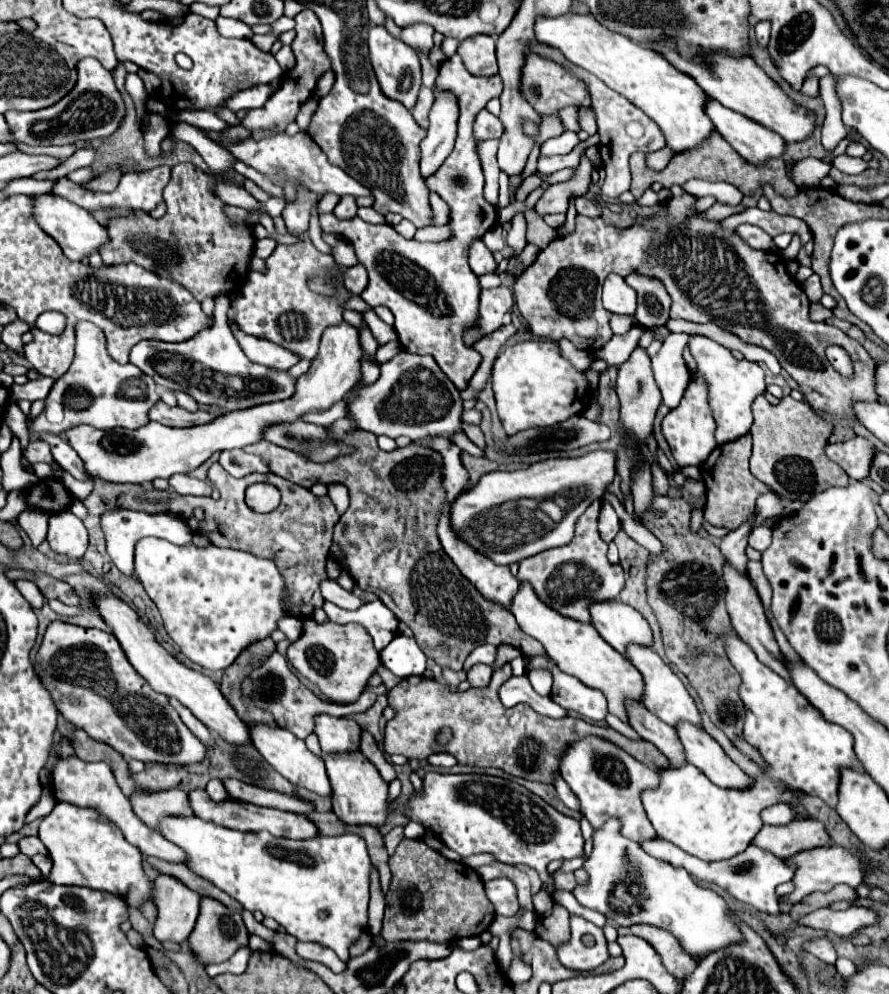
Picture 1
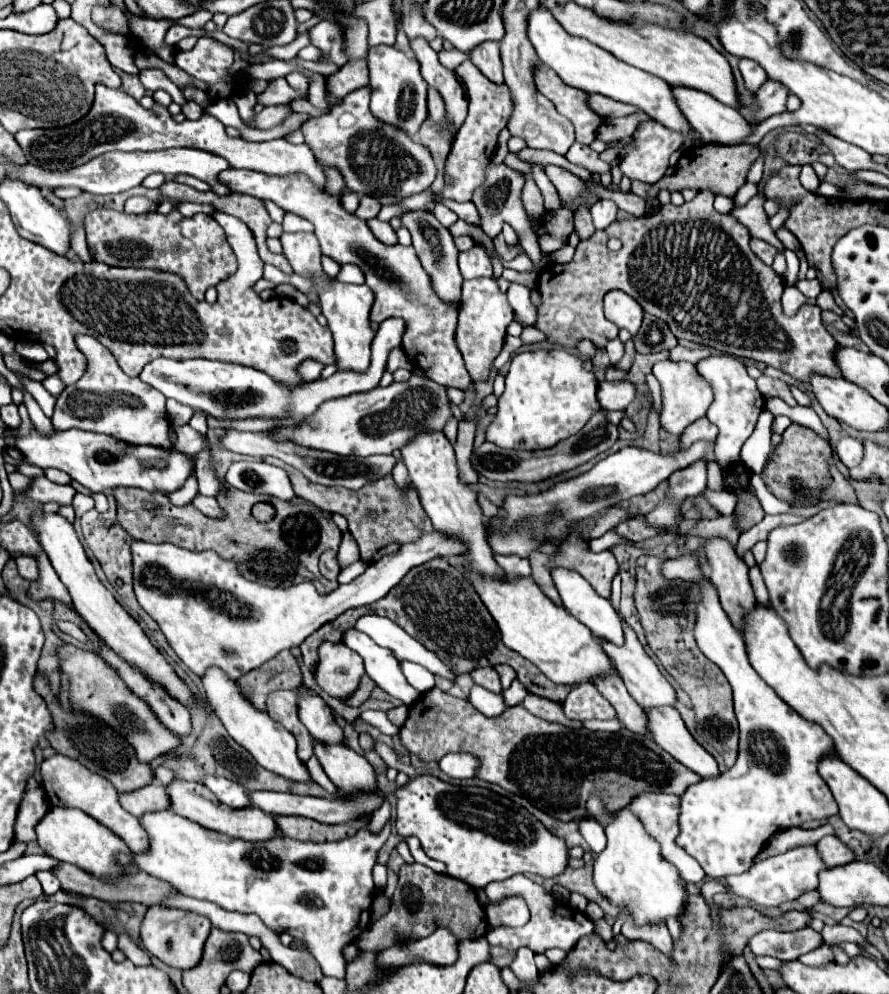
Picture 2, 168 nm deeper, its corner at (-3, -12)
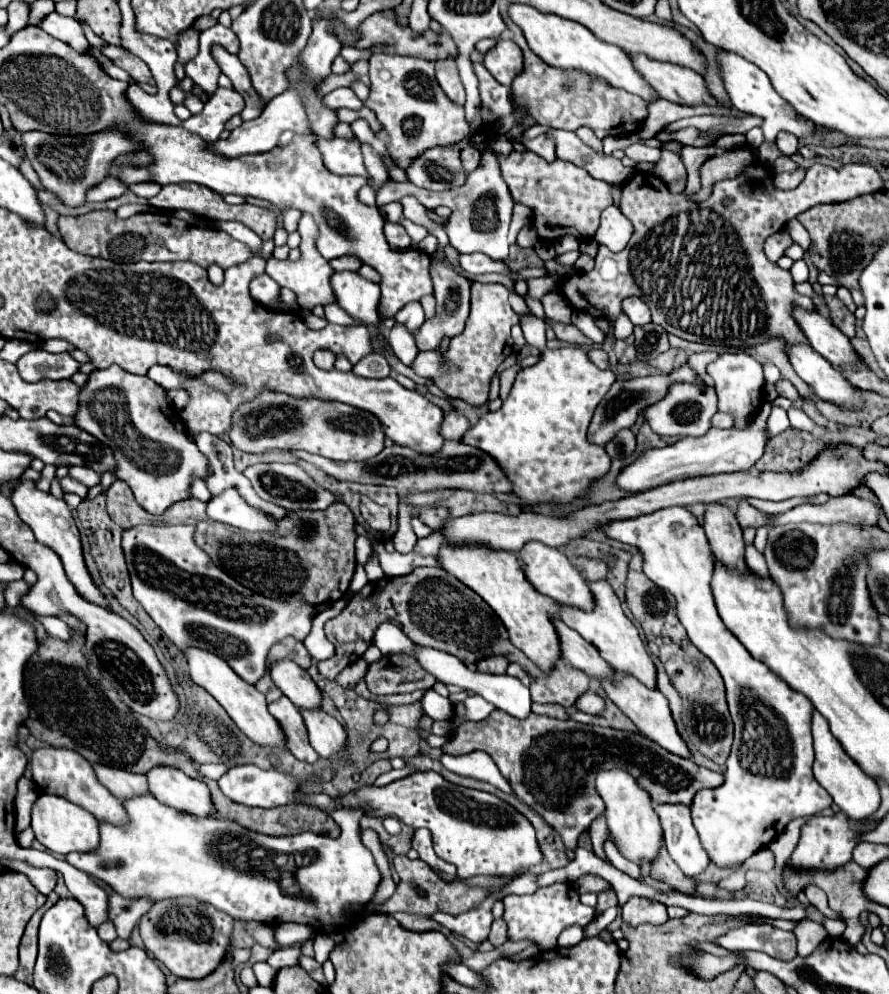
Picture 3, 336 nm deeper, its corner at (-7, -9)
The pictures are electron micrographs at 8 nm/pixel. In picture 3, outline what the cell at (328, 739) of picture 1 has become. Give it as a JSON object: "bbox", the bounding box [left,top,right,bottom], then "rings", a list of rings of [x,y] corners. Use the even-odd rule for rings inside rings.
{"bbox":[268,661,320,709],"rings":[[[274,661],[268,667],[272,683],[298,707],[298,709],[316,709],[320,707],[320,689],[312,681],[306,669],[298,667],[294,661]]]}

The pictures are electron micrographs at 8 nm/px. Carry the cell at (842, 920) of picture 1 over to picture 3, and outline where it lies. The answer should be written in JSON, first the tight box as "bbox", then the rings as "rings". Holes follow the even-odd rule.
{"bbox":[714,925,796,961],"rings":[[[742,925],[730,929],[714,941],[728,951],[762,951],[770,957],[788,961],[796,957],[796,937],[792,931],[782,931],[770,925]]]}

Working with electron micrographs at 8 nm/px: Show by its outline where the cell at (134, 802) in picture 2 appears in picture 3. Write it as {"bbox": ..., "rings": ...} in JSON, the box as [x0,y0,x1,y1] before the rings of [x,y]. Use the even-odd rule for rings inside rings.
{"bbox":[92,765,148,799],"rings":[[[92,765],[98,781],[118,799],[128,799],[134,795],[148,793],[148,783],[144,775],[128,773],[124,769],[106,767],[106,765]]]}

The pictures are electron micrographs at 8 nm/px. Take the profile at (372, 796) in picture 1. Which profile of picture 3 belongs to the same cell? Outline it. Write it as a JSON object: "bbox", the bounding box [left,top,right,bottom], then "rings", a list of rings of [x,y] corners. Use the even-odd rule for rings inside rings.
{"bbox":[300,709,346,759],"rings":[[[300,709],[300,713],[308,727],[310,745],[320,757],[332,759],[344,749],[346,731],[332,715],[328,715],[324,709]]]}

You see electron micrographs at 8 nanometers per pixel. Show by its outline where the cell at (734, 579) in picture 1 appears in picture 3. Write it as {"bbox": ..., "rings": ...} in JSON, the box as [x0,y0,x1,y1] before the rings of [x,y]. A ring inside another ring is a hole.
{"bbox":[702,503,744,571],"rings":[[[708,503],[702,527],[710,541],[712,555],[726,567],[744,571],[744,539],[736,515],[720,503]]]}

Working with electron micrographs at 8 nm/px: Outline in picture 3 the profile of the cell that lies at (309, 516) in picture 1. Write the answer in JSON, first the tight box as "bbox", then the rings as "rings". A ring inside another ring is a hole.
{"bbox":[106,481,356,605],"rings":[[[114,481],[106,491],[106,509],[112,521],[122,529],[136,527],[142,523],[168,523],[168,525],[190,525],[194,523],[194,539],[212,561],[224,569],[240,585],[254,589],[254,593],[280,599],[280,601],[304,601],[310,605],[334,603],[342,599],[354,575],[354,541],[356,541],[356,519],[344,503],[334,503],[324,511],[290,511],[286,519],[278,521],[276,533],[250,533],[230,525],[220,525],[206,517],[206,507],[198,499],[186,499],[174,503],[164,515],[150,515],[144,511],[130,487],[124,481]]]}

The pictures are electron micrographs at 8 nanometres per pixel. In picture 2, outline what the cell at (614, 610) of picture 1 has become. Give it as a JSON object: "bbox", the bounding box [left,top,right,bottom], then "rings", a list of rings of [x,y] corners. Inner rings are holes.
{"bbox":[552,568,624,644],"rings":[[[556,568],[552,570],[552,576],[554,576],[554,584],[560,592],[560,598],[566,606],[566,610],[576,618],[580,620],[584,626],[588,626],[592,630],[592,634],[600,640],[606,640],[606,642],[612,642],[612,644],[624,644],[624,632],[622,632],[622,618],[620,614],[612,608],[610,600],[598,596],[592,586],[578,574],[578,572],[570,572],[570,570],[564,570],[564,568]]]}

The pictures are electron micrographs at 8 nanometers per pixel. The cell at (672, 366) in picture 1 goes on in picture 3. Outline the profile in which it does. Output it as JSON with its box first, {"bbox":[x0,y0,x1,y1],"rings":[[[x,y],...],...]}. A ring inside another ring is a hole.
{"bbox":[644,383,718,437],"rings":[[[678,383],[672,385],[668,395],[650,405],[644,411],[646,421],[650,423],[652,431],[660,437],[670,435],[670,437],[688,437],[688,435],[704,435],[712,427],[712,415],[718,411],[718,397],[712,387],[706,387],[706,393],[700,391],[698,383]]]}

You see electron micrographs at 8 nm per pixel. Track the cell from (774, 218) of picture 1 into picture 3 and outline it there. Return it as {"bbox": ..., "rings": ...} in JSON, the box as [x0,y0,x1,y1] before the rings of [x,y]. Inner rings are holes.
{"bbox":[792,219,810,251],"rings":[[[792,219],[792,241],[798,243],[804,251],[810,247],[810,235],[808,235],[808,231],[802,227],[802,223],[798,219]]]}

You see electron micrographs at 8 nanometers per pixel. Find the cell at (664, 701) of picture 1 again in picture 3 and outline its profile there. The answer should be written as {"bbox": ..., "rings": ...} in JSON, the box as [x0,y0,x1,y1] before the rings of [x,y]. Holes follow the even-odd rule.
{"bbox":[558,581,656,689],"rings":[[[588,581],[590,585],[590,593],[594,597],[594,609],[592,611],[584,611],[578,607],[570,607],[570,605],[560,605],[558,617],[572,627],[574,631],[578,631],[588,643],[592,643],[600,657],[608,661],[608,665],[616,671],[622,673],[630,673],[634,675],[640,683],[644,683],[650,689],[656,689],[656,667],[638,635],[638,629],[634,627],[634,623],[624,615],[622,605],[616,597],[616,593],[612,591],[612,587],[606,581]]]}

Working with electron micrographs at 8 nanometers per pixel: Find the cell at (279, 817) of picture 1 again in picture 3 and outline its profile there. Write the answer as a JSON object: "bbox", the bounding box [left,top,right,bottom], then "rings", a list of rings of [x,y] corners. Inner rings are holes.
{"bbox":[146,765,212,817],"rings":[[[156,765],[146,773],[148,791],[164,805],[170,805],[178,811],[208,817],[212,813],[210,791],[202,781],[186,777],[174,767]]]}

